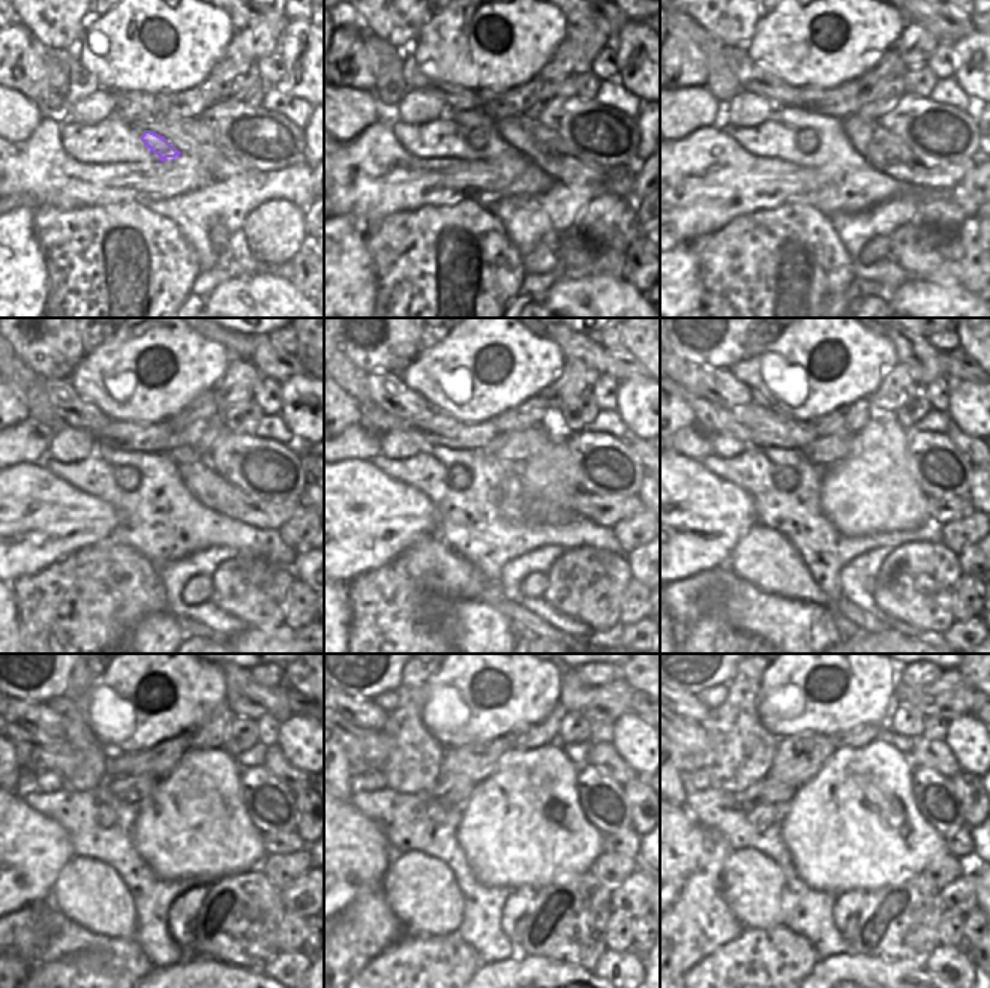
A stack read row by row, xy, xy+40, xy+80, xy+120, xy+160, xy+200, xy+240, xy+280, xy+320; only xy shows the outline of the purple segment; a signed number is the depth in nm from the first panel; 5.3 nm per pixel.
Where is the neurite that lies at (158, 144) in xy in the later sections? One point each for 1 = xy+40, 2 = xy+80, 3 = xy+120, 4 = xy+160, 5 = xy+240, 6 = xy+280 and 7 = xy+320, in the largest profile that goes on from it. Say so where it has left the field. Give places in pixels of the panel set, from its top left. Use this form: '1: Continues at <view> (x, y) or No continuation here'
1: Continues at xy+40 (477, 140)
2: Continues at xy+80 (806, 141)
3: Continues at xy+120 (128, 477)
4: Continues at xy+160 (458, 477)
5: Continues at xy+240 (107, 816)
6: Continues at xy+280 (435, 811)
7: Continues at xy+320 (764, 816).

